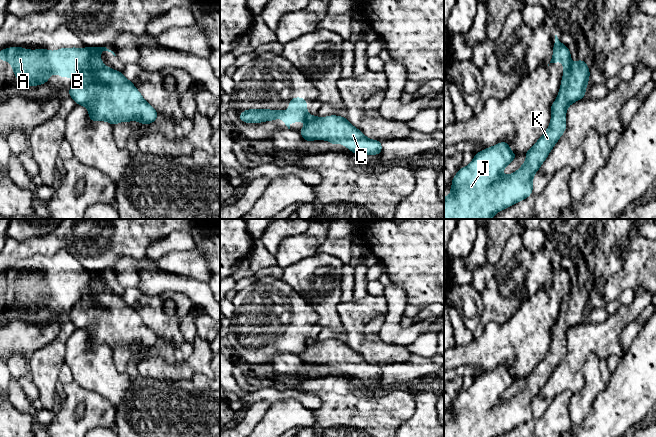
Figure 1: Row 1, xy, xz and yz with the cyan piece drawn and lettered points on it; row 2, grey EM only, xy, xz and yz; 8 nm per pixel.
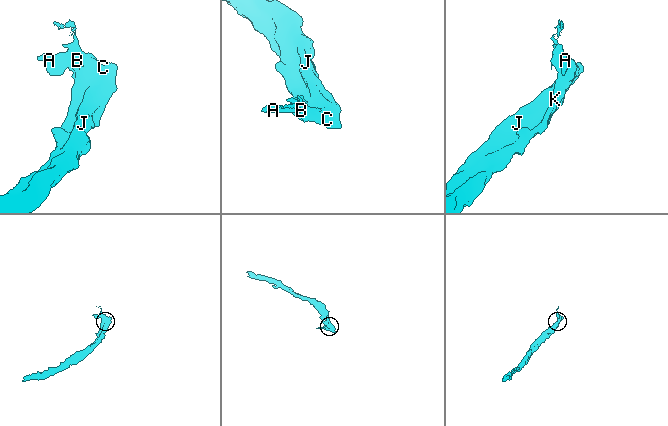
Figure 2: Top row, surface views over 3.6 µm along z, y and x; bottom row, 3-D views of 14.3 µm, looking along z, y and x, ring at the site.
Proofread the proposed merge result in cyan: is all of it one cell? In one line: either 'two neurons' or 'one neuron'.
two neurons

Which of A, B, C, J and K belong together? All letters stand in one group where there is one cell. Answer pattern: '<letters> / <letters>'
A B / C J K

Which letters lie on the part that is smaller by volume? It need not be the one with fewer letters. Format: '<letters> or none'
A, B

